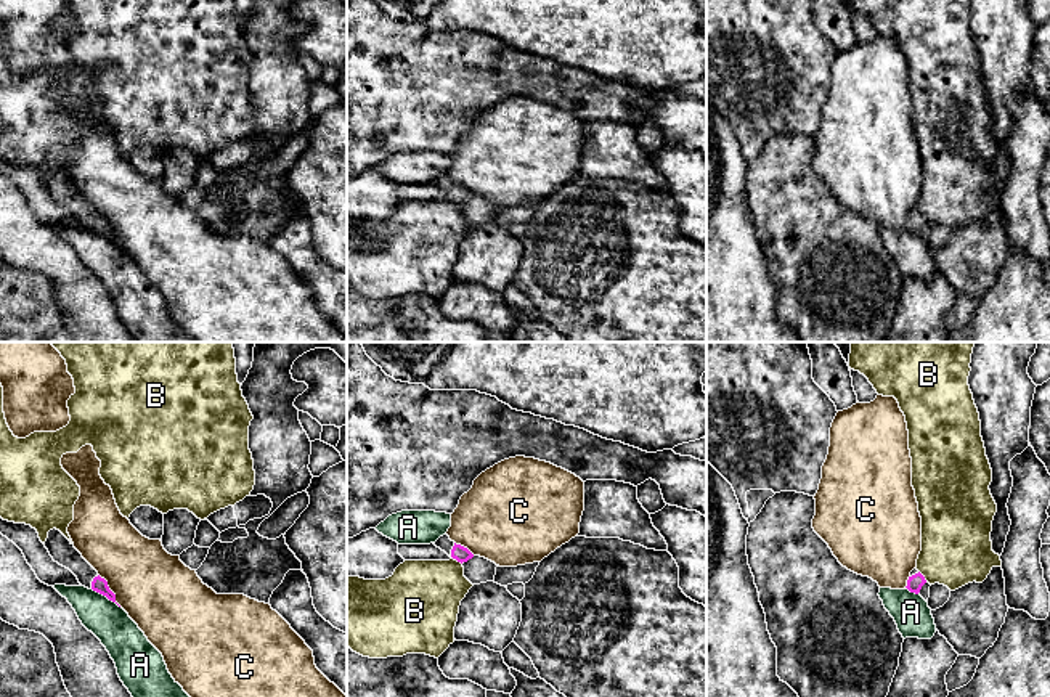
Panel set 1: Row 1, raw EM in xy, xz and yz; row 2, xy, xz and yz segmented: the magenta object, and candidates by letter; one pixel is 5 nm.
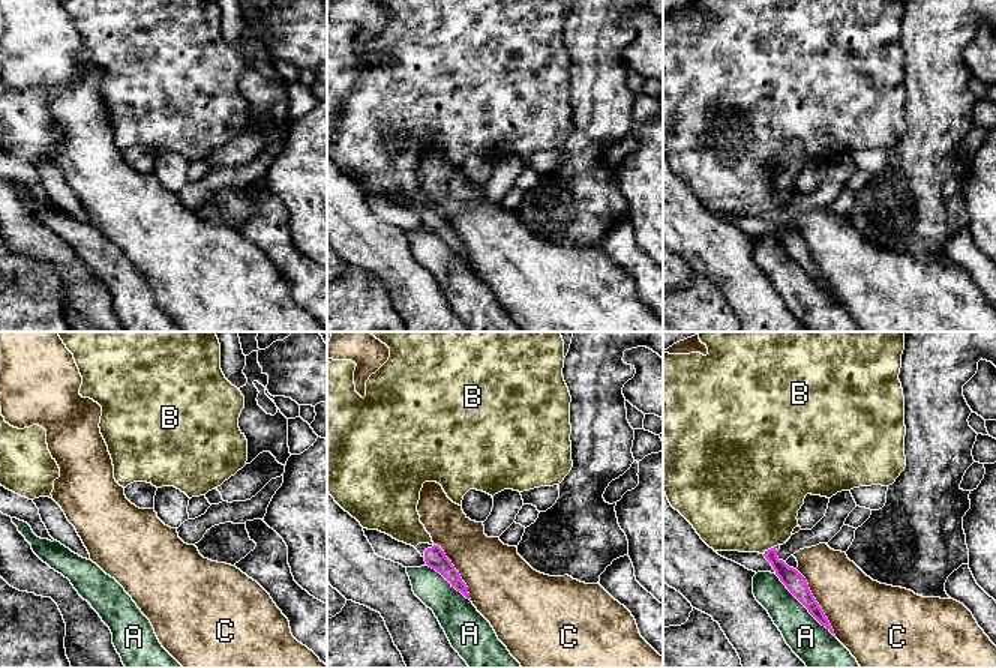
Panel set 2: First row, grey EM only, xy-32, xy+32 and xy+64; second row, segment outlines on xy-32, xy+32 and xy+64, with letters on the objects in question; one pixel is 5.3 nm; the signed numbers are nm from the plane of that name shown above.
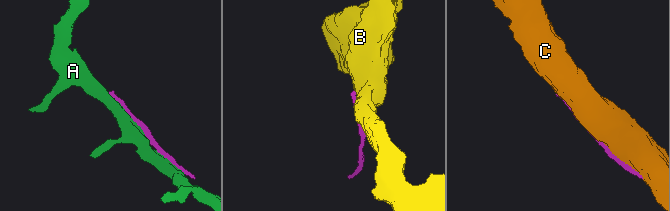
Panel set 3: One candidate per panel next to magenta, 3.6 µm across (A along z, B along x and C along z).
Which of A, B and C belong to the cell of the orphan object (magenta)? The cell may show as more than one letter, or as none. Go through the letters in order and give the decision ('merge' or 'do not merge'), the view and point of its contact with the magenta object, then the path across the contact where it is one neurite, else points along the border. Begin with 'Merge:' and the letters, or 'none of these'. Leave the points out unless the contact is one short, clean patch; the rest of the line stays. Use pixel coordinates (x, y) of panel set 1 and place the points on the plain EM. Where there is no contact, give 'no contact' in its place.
Merge: none of these
A: do not merge | xy (106, 236)
B: do not merge | yz (922, 216) | along yz (919, 211), (927, 220)
C: do not merge | xy (109, 230)

